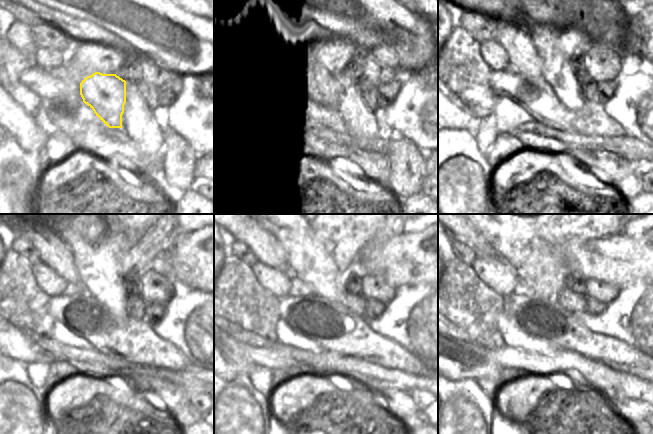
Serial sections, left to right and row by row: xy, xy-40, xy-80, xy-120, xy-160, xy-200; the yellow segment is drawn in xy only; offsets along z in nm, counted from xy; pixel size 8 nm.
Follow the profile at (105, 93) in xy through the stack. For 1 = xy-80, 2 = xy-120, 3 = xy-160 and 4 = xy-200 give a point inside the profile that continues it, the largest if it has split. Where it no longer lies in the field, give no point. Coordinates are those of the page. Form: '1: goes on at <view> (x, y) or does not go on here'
1: goes on at xy-80 (515, 39)
2: goes on at xy-120 (52, 251)
3: goes on at xy-160 (267, 250)
4: goes on at xy-200 (468, 234)

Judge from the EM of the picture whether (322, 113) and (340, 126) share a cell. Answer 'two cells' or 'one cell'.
one cell

